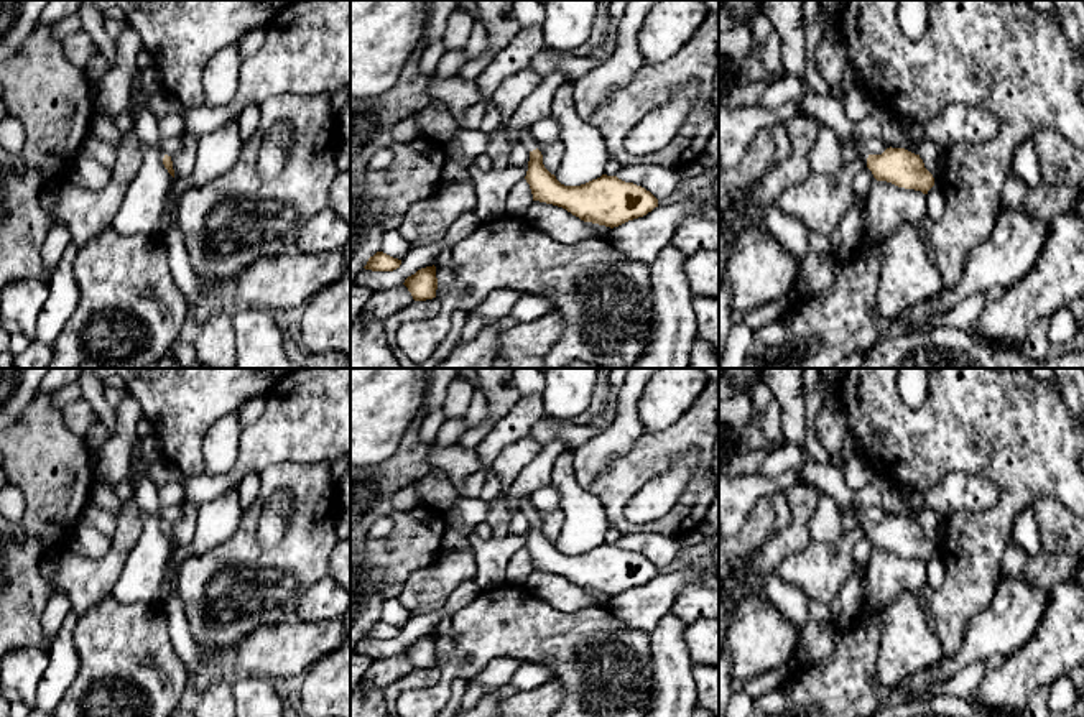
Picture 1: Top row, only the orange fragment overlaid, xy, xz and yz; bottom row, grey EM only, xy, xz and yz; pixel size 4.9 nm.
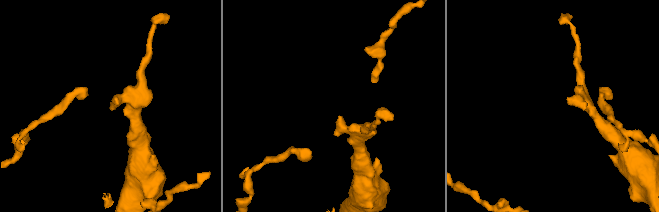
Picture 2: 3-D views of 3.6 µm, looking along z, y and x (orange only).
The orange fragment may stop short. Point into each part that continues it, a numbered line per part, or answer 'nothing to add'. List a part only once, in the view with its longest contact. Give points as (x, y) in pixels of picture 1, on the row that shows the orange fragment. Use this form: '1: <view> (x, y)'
1: xz (527, 140)

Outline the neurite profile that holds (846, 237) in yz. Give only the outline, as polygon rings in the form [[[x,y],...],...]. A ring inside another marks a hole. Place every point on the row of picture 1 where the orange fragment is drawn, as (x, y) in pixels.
[[[869,168],[855,176],[852,202],[829,235],[827,253],[834,260],[847,258],[857,250],[862,235],[862,202],[869,201],[875,183],[877,179]]]

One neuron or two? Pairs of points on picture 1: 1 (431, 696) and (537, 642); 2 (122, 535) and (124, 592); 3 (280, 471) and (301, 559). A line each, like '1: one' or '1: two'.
1: one
2: two
3: one

